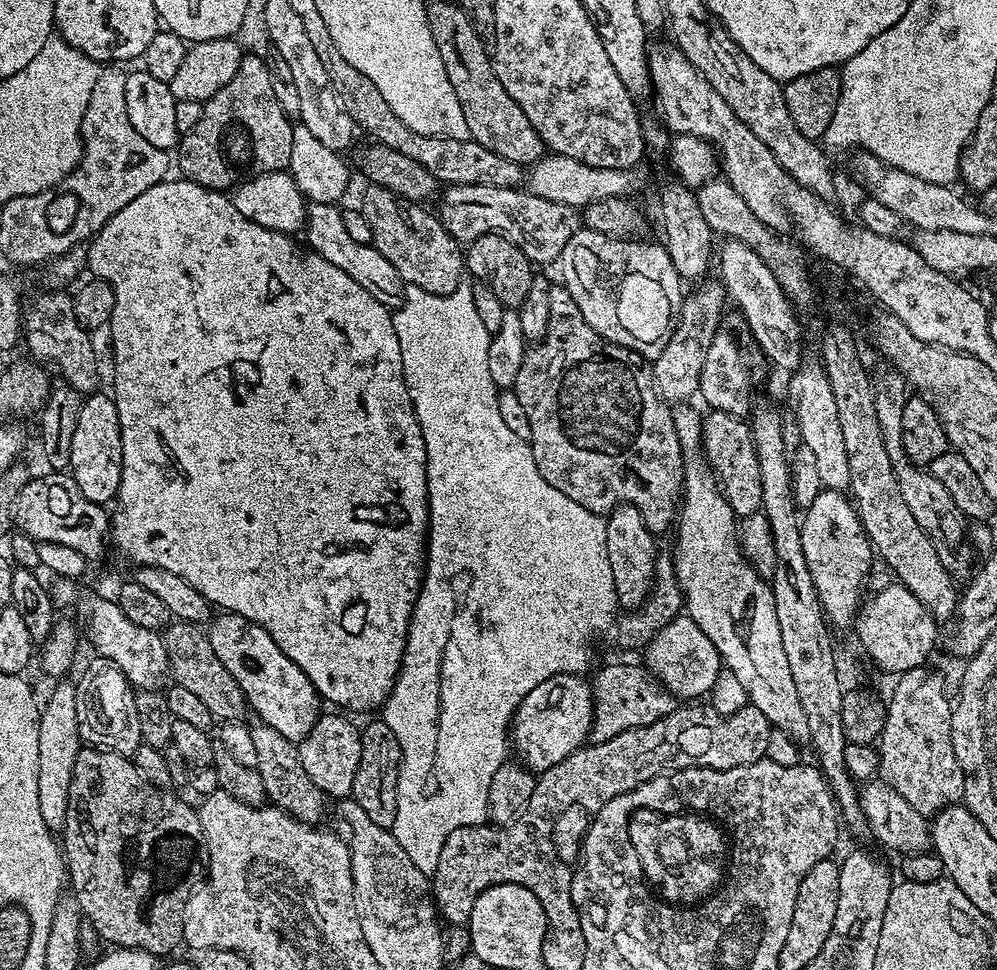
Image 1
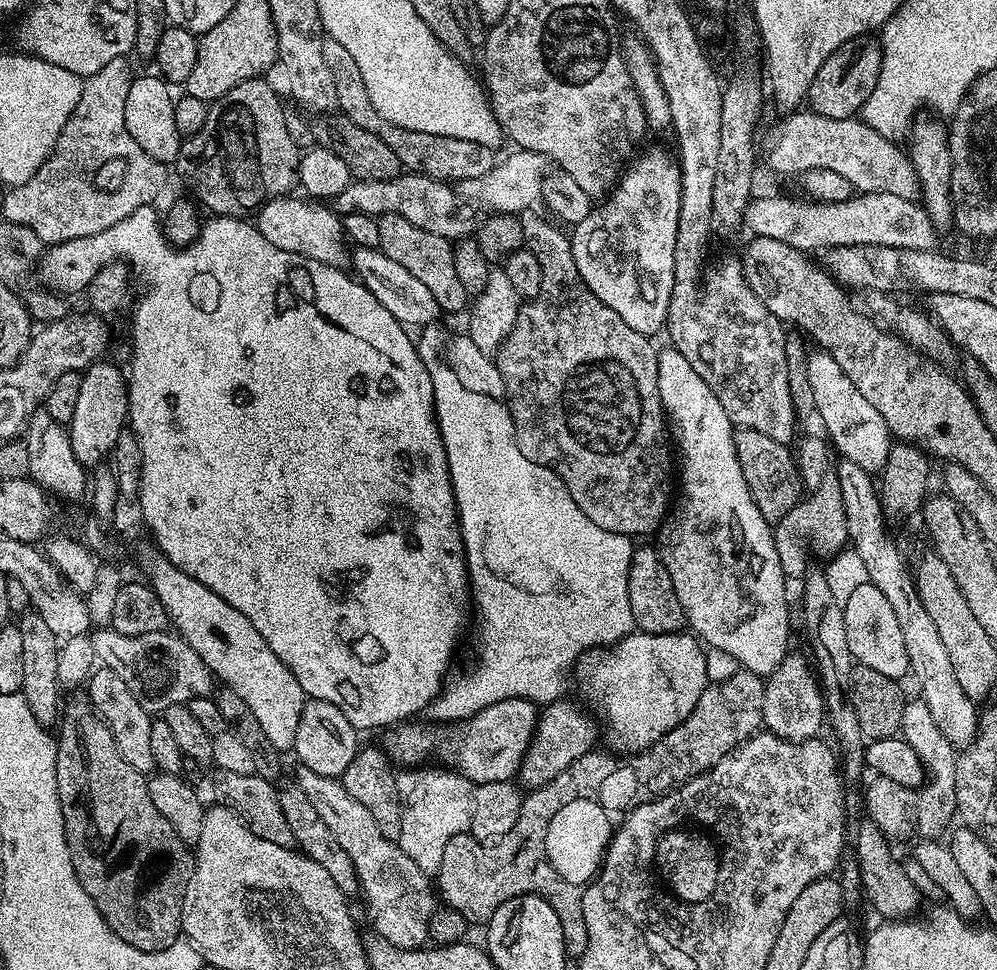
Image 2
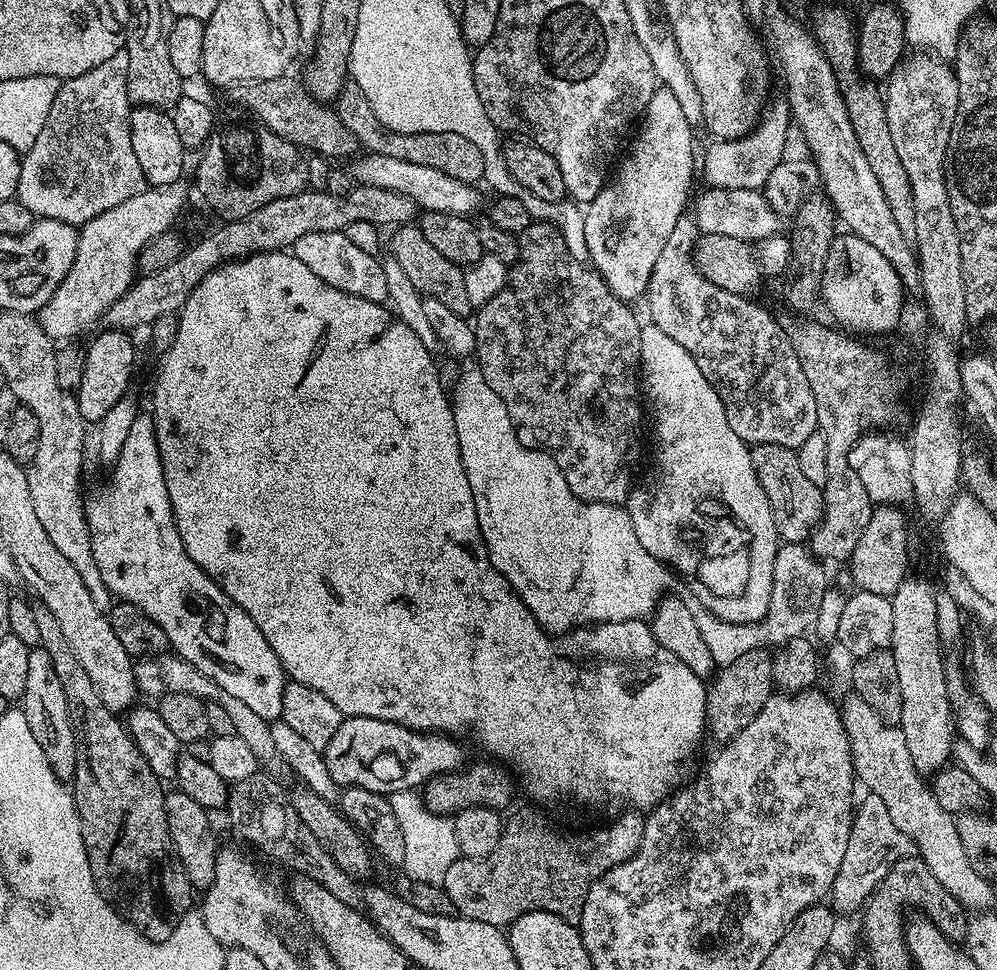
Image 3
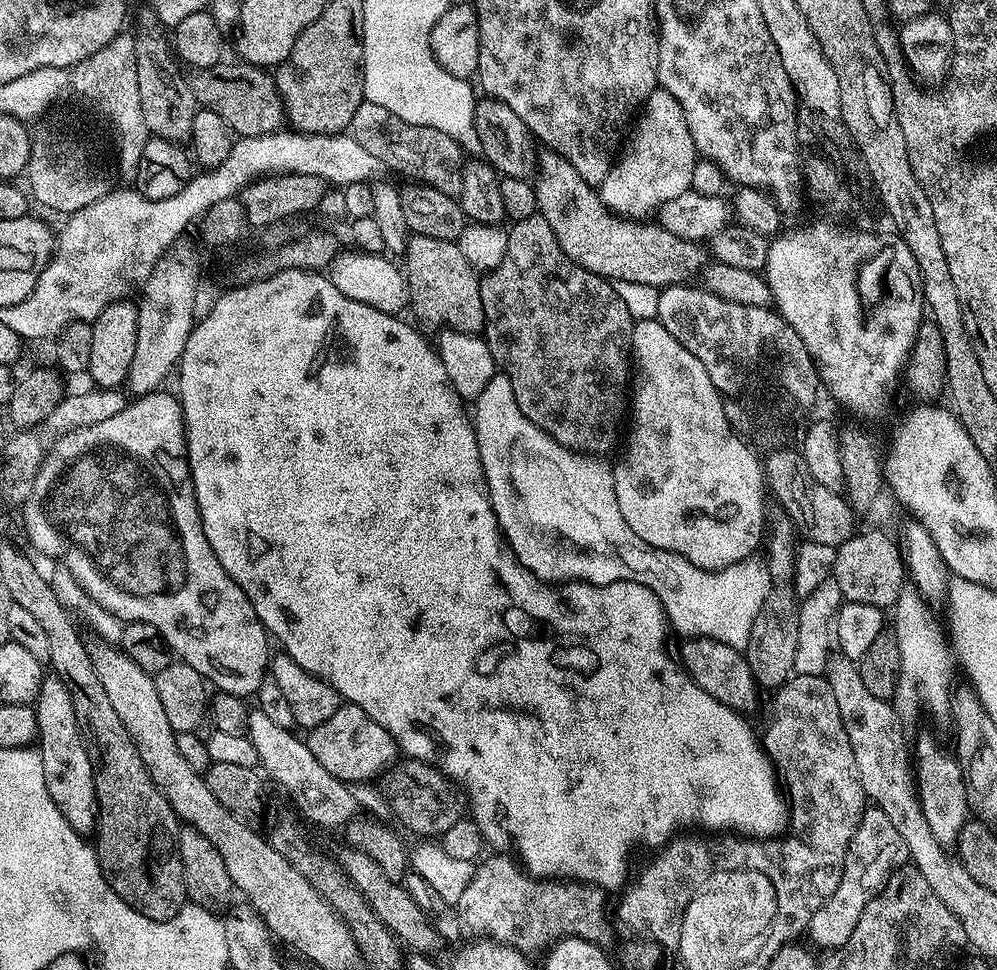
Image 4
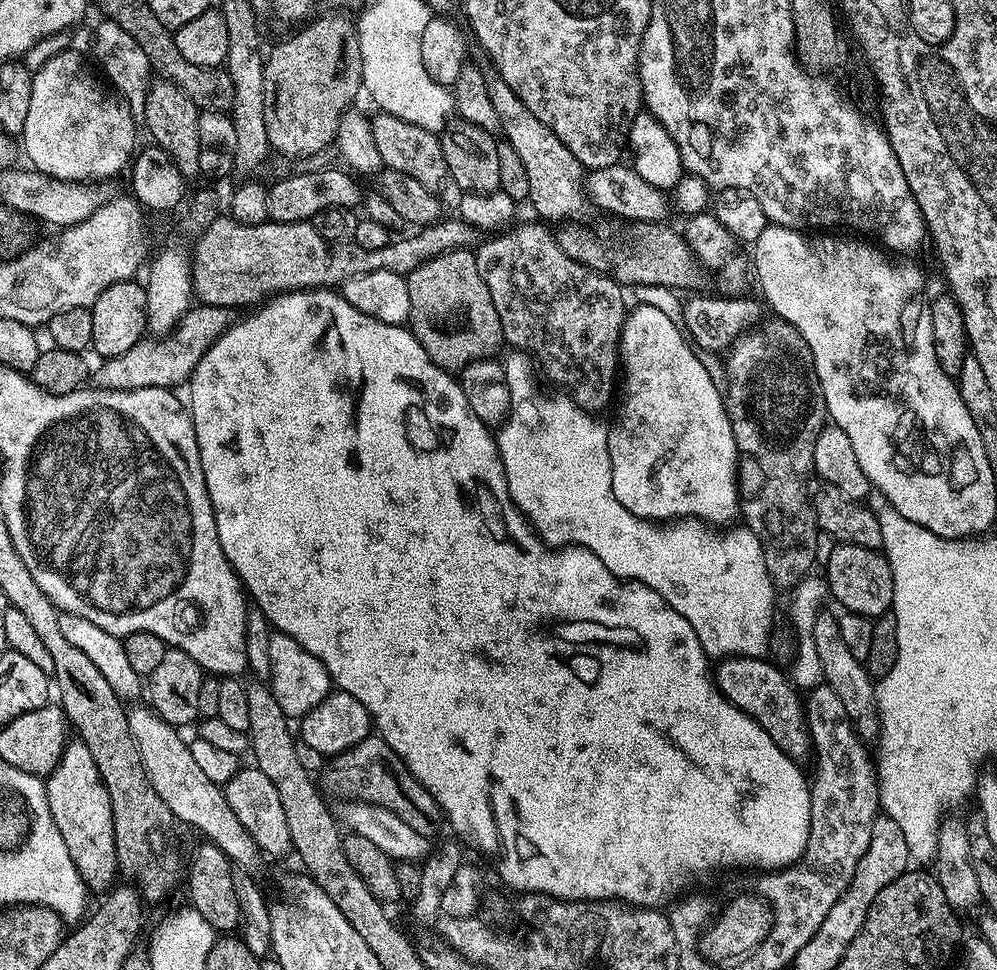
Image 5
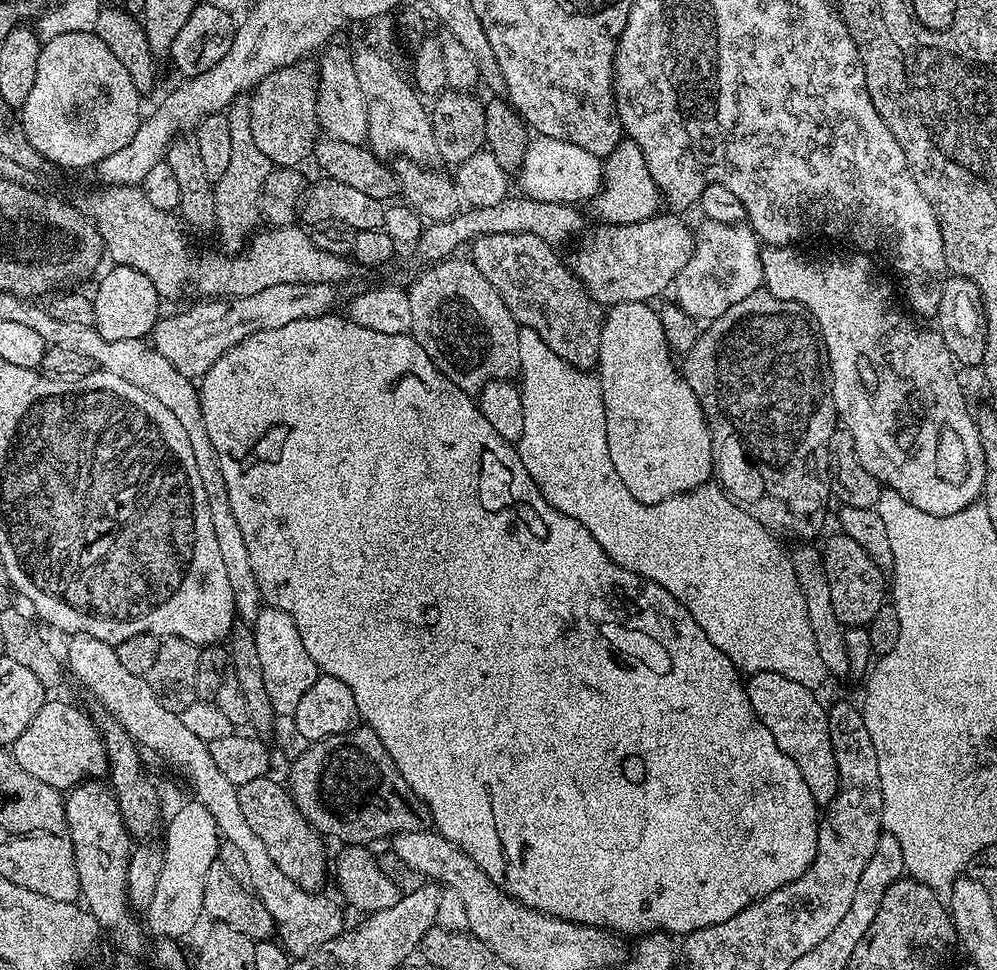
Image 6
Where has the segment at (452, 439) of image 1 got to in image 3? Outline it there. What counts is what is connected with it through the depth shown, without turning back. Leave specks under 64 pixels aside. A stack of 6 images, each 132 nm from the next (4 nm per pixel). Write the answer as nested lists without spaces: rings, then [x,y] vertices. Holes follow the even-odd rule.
[[[480,371],[466,373],[457,382],[456,393],[453,391],[450,399],[454,426],[458,430],[458,446],[474,494],[478,526],[488,557],[510,582],[530,614],[534,614],[541,628],[549,634],[563,634],[610,620],[651,617],[667,593],[664,591],[671,586],[673,573],[638,542],[627,507],[589,504],[576,497],[570,486],[566,486],[564,472],[551,454],[518,442],[516,428],[510,422],[510,414],[506,414],[506,406],[502,406],[502,398],[490,390],[490,382],[486,382]],[[412,790],[393,792],[388,796],[388,801],[394,810],[394,818],[398,818],[398,826],[402,826],[402,839],[406,841],[406,858],[402,871],[409,876],[409,881],[440,884],[446,870],[450,870],[450,866],[454,866],[454,862],[461,857],[451,819],[435,816],[425,806],[423,799]]]

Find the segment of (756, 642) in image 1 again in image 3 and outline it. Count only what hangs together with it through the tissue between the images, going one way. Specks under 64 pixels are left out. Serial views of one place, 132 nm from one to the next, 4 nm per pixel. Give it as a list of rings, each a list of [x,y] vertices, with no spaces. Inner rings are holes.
[[[648,322],[640,329],[640,371],[642,377],[642,392],[646,397],[646,404],[652,407],[652,416],[656,419],[656,469],[652,477],[645,484],[637,483],[633,487],[626,507],[630,514],[630,522],[634,524],[634,534],[638,534],[638,542],[655,560],[660,560],[666,566],[671,566],[677,573],[684,576],[693,576],[698,583],[693,586],[692,592],[704,603],[703,607],[720,620],[728,620],[731,624],[751,624],[760,622],[766,616],[770,606],[771,582],[774,578],[774,562],[778,547],[778,537],[774,526],[774,514],[770,514],[770,502],[766,502],[766,494],[758,482],[758,474],[752,465],[752,454],[749,445],[745,444],[734,430],[730,430],[730,422],[726,418],[726,410],[722,406],[722,398],[710,386],[706,374],[698,370],[698,362],[686,350],[686,346],[678,346],[666,330],[658,325]]]

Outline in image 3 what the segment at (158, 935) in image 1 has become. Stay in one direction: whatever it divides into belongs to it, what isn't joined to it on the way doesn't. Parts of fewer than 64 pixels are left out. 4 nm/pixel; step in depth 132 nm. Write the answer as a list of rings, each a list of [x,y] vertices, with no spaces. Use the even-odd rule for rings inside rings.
[[[36,602],[32,604],[35,621],[38,622],[38,638],[40,639],[39,647],[46,650],[46,654],[50,654],[50,662],[54,666],[54,671],[58,674],[58,678],[62,681],[62,690],[66,693],[66,706],[68,713],[72,719],[72,727],[76,729],[76,735],[80,741],[76,754],[76,774],[74,777],[74,799],[76,801],[76,812],[80,816],[80,822],[84,825],[84,845],[86,846],[86,854],[90,862],[90,874],[94,874],[94,882],[98,886],[98,890],[103,894],[105,900],[124,917],[128,923],[134,925],[138,931],[148,940],[169,940],[175,934],[178,922],[182,922],[182,918],[187,912],[193,911],[192,895],[194,889],[192,884],[186,878],[186,870],[182,866],[182,862],[178,858],[178,854],[174,850],[174,842],[170,838],[170,826],[166,822],[166,806],[164,805],[164,797],[166,788],[163,788],[161,777],[154,774],[154,770],[150,766],[150,762],[146,762],[146,758],[142,758],[142,754],[138,750],[138,746],[134,742],[134,738],[128,732],[125,721],[121,719],[117,713],[112,712],[106,706],[106,702],[102,702],[102,698],[98,698],[98,690],[94,690],[94,682],[90,682],[90,677],[86,675],[86,670],[82,670],[82,666],[78,663],[78,658],[74,654],[74,649],[70,647],[70,642],[66,642],[66,637],[62,635],[62,629],[59,628],[58,622],[54,619],[54,614],[50,614],[50,610],[46,610],[46,606]]]

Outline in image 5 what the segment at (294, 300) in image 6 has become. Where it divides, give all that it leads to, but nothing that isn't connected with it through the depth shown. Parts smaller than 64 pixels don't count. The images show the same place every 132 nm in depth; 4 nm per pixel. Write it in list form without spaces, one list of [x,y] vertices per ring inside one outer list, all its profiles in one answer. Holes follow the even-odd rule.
[[[200,304],[192,306],[172,333],[165,338],[159,340],[151,340],[145,338],[140,343],[130,346],[130,350],[126,350],[126,354],[118,354],[110,356],[99,361],[100,365],[95,365],[94,371],[91,373],[90,380],[97,388],[105,388],[106,390],[142,390],[143,388],[170,388],[175,389],[176,384],[180,384],[191,377],[192,371],[196,366],[202,354],[206,354],[206,350],[228,328],[230,323],[230,312],[227,308],[215,308],[209,304]]]

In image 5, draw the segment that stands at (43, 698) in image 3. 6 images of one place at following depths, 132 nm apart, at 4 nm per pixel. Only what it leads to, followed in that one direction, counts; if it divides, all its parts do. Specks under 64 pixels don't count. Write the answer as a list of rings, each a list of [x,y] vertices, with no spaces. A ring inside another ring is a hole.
[[[72,738],[64,745],[64,752],[54,766],[54,770],[44,780],[46,802],[50,806],[50,818],[54,818],[54,826],[58,826],[58,834],[62,834],[62,842],[66,842],[66,850],[70,850],[70,862],[78,870],[89,889],[107,889],[117,879],[116,847],[114,846],[114,818],[110,806],[110,794],[106,794],[106,786],[98,774],[98,766],[94,766],[94,758],[90,758],[87,744],[79,738]]]

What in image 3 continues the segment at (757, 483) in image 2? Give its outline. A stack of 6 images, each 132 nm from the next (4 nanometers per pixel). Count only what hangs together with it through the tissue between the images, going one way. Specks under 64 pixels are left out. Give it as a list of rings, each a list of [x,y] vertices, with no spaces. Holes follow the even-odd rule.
[[[754,444],[750,451],[758,482],[766,494],[766,502],[770,502],[770,514],[774,514],[777,537],[784,542],[803,545],[824,516],[822,489],[806,478],[796,457],[796,449],[777,444]]]

